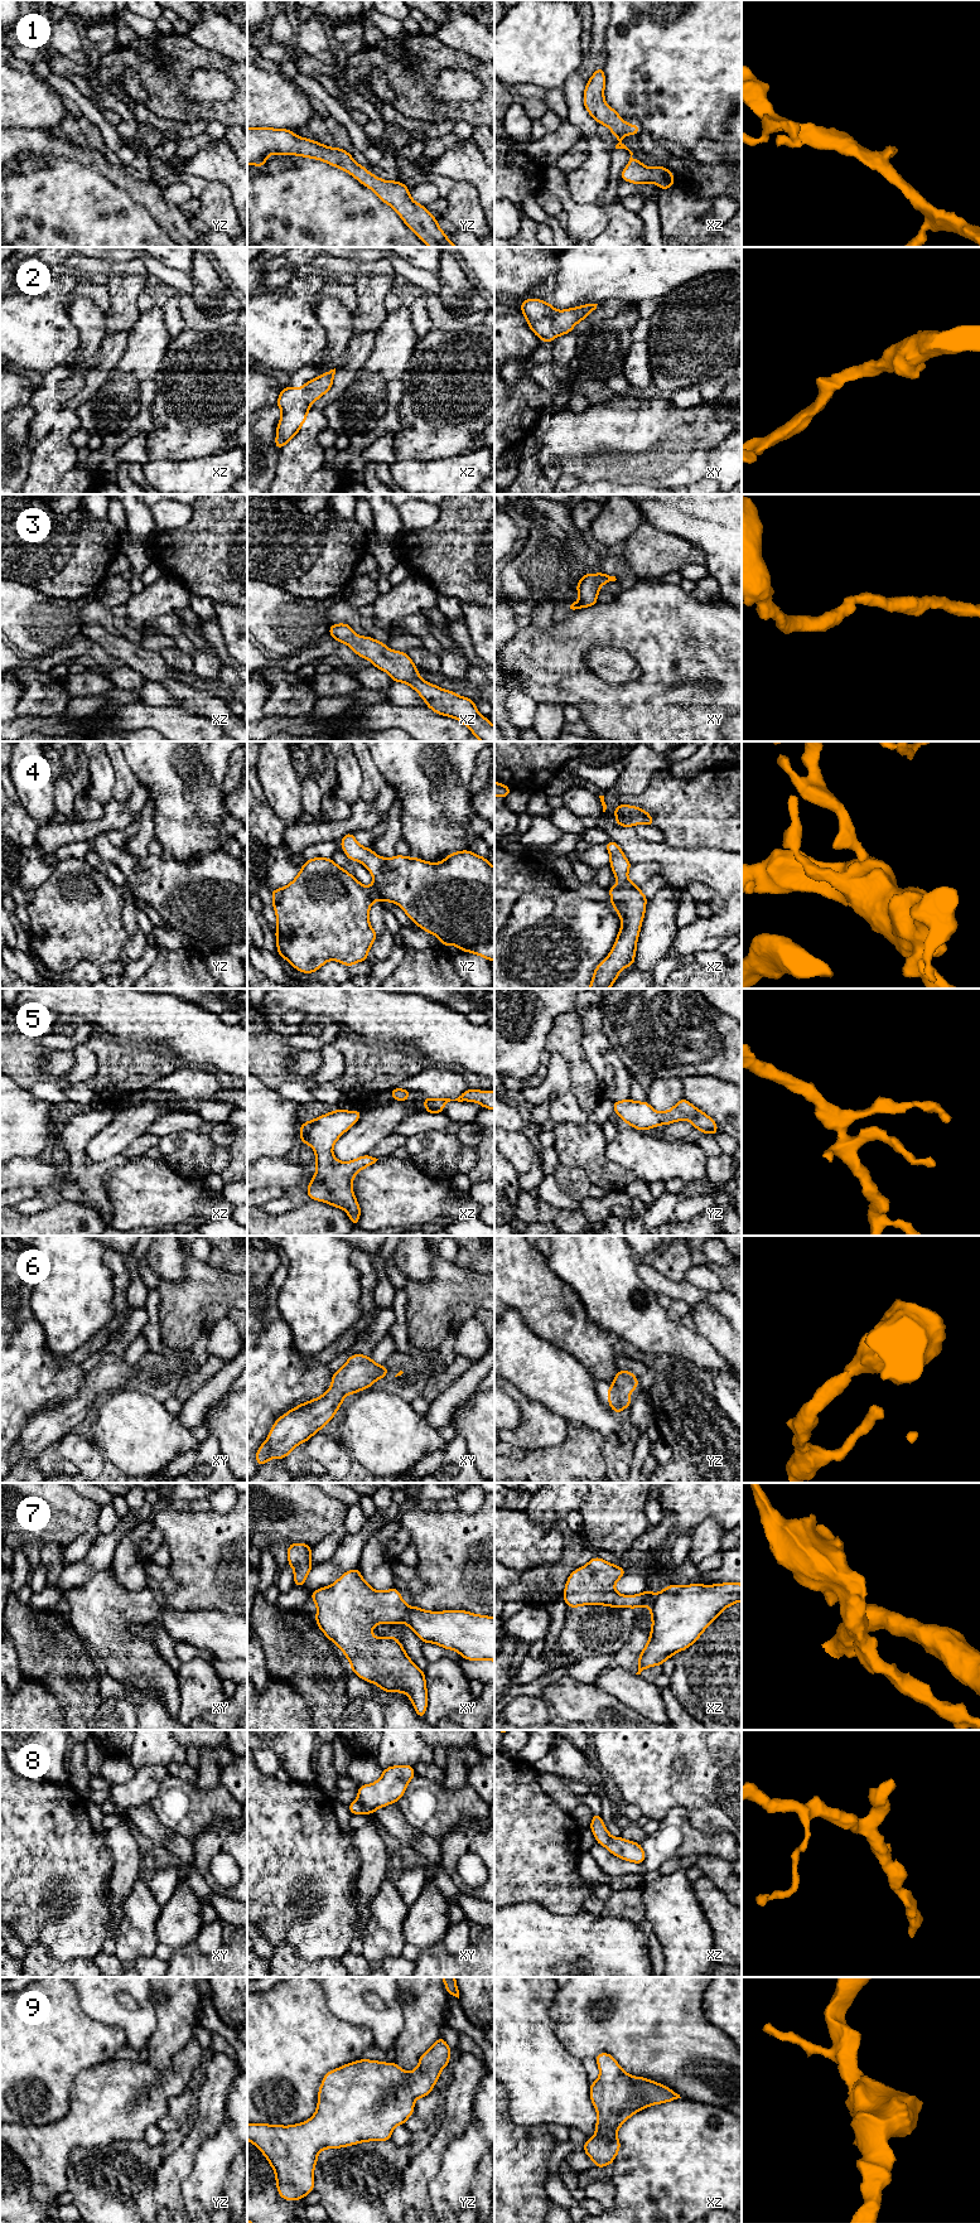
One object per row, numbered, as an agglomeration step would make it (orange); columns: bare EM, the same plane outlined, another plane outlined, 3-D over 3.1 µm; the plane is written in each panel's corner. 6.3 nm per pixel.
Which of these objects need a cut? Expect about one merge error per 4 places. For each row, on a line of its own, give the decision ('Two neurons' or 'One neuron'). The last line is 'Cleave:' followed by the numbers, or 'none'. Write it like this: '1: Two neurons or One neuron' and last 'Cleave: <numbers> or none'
1: One neuron
2: One neuron
3: One neuron
4: One neuron
5: One neuron
6: One neuron
7: Two neurons
8: One neuron
9: One neuron
Cleave: 7

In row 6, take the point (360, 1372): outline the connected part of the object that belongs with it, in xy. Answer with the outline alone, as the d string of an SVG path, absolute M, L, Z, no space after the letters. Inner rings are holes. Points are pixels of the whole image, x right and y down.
M351 1354L333 1373L330 1388L320 1397L306 1401L280 1416L265 1442L257 1449L256 1464L261 1466L272 1458L288 1458L290 1451L308 1441L334 1417L347 1395L370 1388L388 1373L385 1364L377 1366L370 1355Z

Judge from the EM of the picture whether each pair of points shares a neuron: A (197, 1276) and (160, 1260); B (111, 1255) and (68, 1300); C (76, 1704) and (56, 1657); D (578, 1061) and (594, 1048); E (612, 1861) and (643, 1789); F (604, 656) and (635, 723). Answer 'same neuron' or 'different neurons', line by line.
A: different neurons
B: different neurons
C: same neuron
D: different neurons
E: different neurons
F: different neurons

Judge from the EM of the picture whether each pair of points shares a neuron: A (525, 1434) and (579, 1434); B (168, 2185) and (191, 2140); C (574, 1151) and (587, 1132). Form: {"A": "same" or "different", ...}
{"A": "different", "B": "same", "C": "same"}

